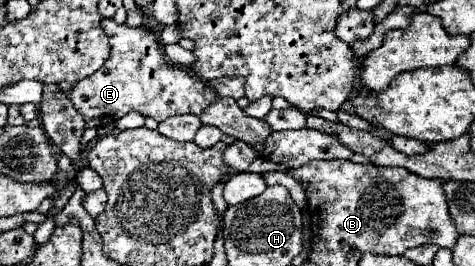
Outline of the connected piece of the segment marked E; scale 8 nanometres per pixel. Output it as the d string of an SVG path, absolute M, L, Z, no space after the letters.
M103 20L101 26L109 36L111 58L93 76L75 82L69 92L69 100L85 118L87 128L113 124L129 112L151 116L157 122L175 114L199 116L211 102L217 100L217 94L207 88L201 78L187 70L169 66L169 60L165 62L157 34L145 26L131 28L127 24L117 24L115 20Z

